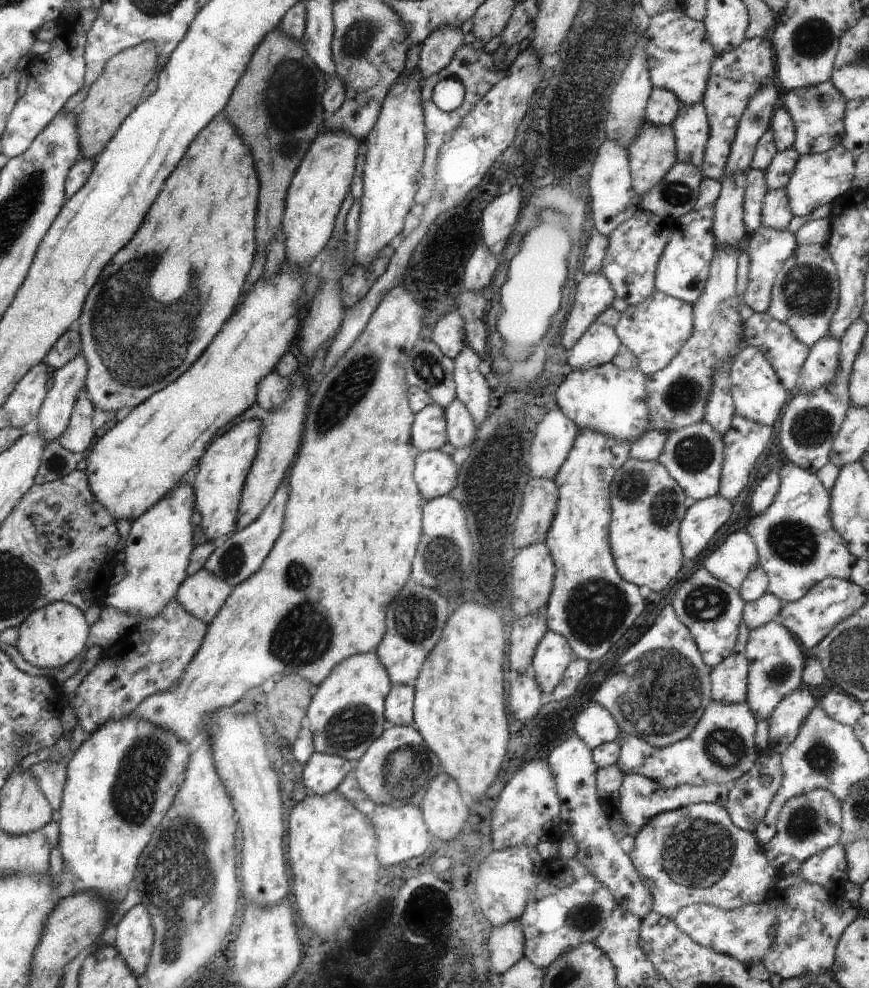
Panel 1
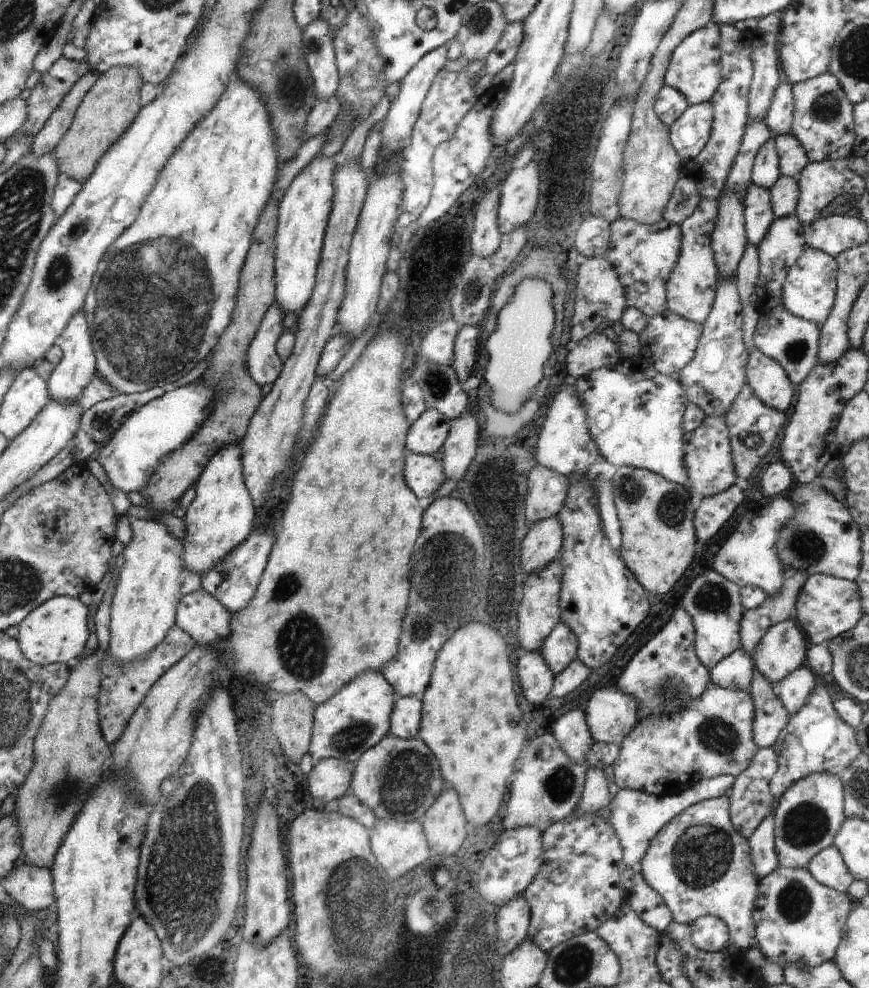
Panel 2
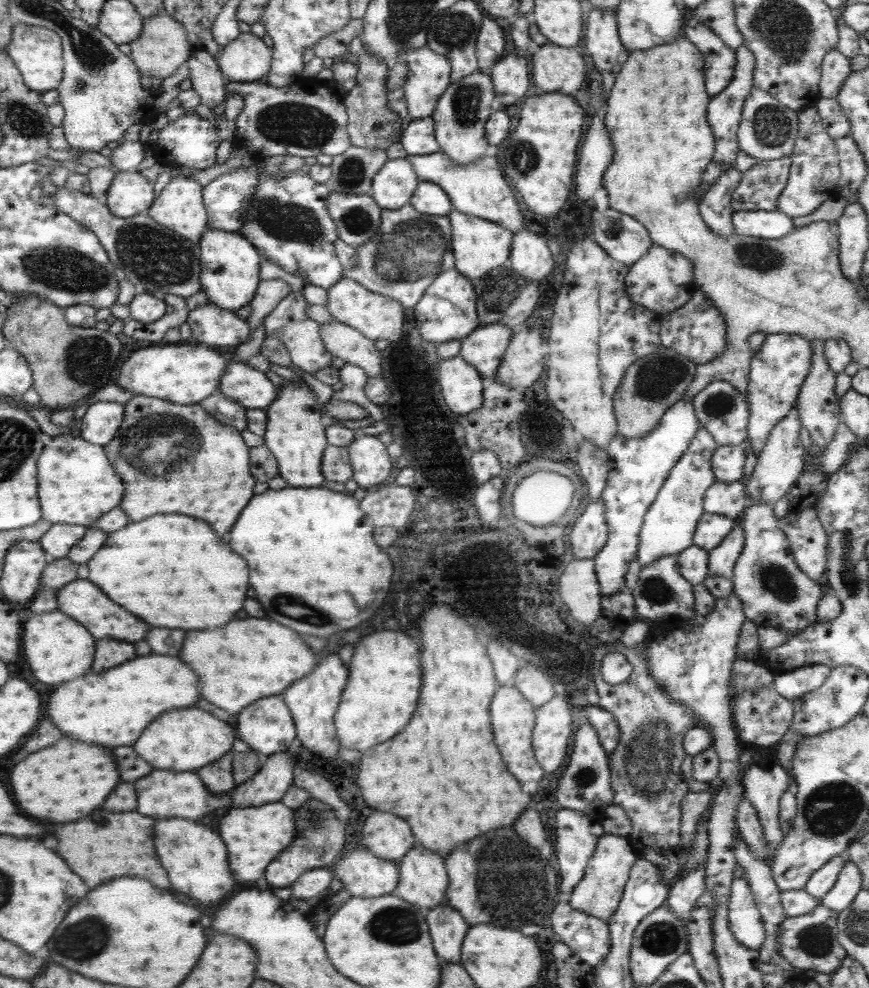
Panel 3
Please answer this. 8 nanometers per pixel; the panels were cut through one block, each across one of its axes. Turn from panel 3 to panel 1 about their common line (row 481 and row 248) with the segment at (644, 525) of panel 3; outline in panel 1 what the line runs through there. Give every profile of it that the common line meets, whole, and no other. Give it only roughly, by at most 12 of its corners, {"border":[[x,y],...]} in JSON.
{"border":[[701,178],[693,208],[670,222],[655,291],[690,305],[714,251],[720,181]]}

